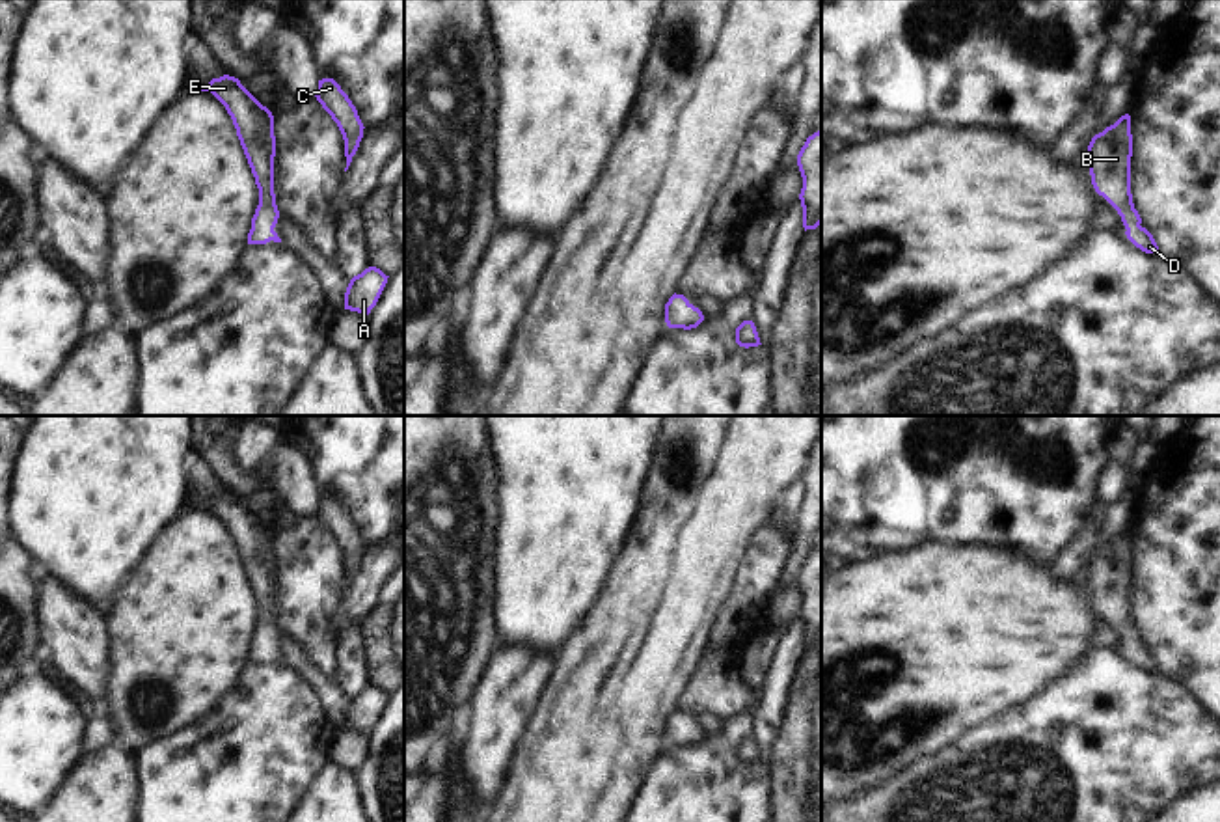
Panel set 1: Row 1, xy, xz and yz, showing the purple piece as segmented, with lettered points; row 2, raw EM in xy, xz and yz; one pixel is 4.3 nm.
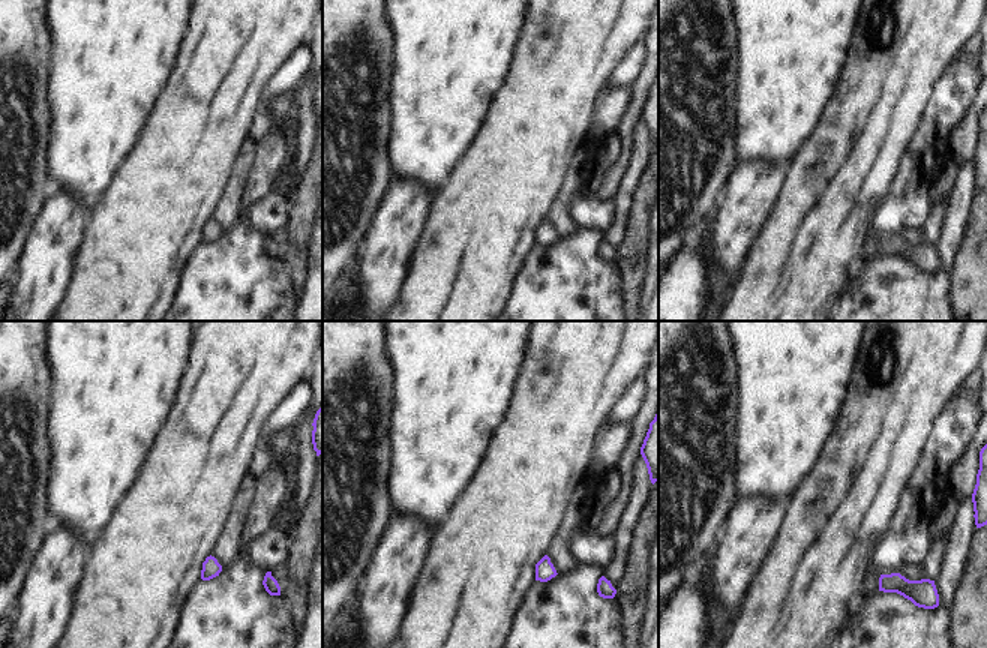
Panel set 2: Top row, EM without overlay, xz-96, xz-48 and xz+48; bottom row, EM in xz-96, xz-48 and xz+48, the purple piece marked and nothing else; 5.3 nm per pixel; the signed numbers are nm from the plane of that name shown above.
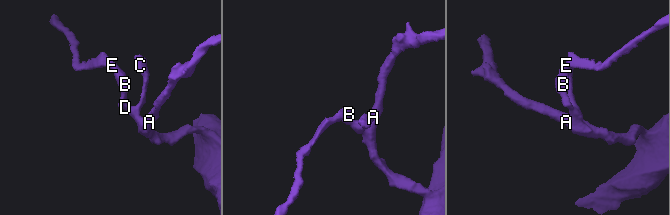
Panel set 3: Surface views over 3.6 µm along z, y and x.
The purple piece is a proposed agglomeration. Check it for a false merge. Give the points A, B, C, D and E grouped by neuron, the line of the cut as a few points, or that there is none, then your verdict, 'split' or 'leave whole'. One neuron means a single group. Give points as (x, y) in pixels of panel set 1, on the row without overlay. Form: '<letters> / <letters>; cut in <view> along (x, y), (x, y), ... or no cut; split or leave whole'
A B C D E; no cut; leave whole

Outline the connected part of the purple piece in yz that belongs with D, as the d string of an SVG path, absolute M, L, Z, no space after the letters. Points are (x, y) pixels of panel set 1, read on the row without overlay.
M1131 533L1095 552L1088 563L1091 602L1121 634L1127 656L1145 671L1159 671L1153 652L1142 645L1142 636L1131 611L1132 552Z

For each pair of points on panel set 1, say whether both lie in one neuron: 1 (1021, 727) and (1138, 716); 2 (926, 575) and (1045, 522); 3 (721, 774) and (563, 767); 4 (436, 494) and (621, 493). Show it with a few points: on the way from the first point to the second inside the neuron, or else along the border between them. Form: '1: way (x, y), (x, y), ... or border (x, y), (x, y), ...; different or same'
1: way (1051, 722), (1057, 718), (1109, 718); same
2: border (956, 541), (1010, 543), (1030, 550), (1040, 560); different
3: border (667, 744), (630, 802); different
4: border (490, 452), (496, 463), (496, 539); different

